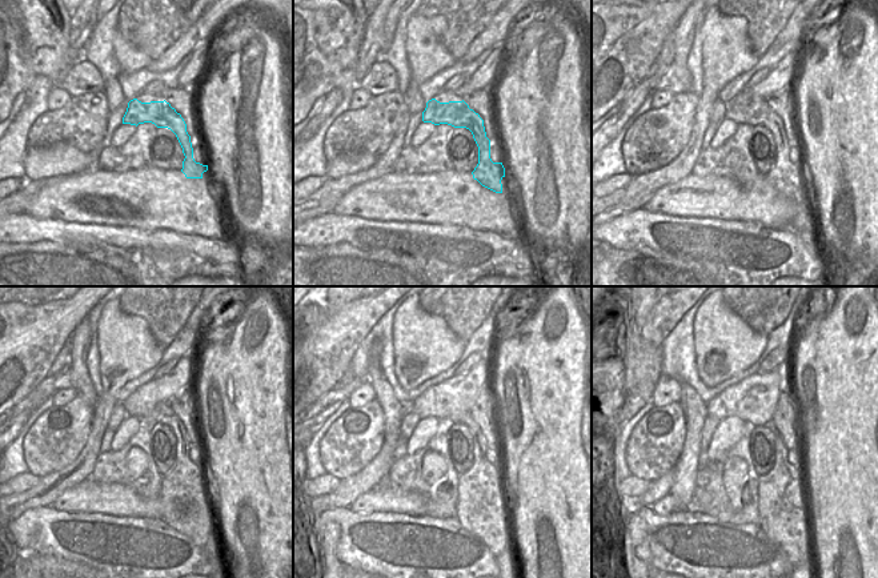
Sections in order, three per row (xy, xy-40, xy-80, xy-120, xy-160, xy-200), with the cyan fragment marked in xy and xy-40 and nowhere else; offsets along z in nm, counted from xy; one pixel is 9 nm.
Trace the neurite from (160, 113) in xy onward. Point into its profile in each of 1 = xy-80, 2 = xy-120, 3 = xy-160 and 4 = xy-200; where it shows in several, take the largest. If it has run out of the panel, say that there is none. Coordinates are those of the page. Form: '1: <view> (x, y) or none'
1: xy-80 (785, 176)
2: xy-120 (185, 484)
3: xy-160 (481, 508)
4: xy-200 (781, 504)

